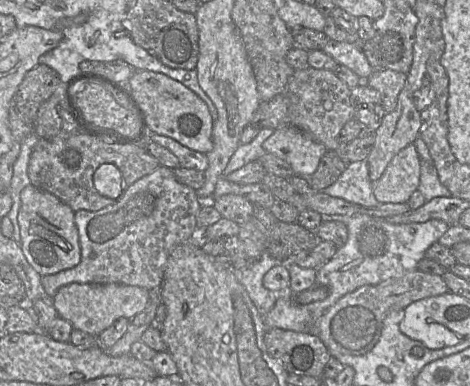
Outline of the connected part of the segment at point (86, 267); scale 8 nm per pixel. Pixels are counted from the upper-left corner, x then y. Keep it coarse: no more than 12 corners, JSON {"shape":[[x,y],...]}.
{"shape":[[160,165],[78,210],[81,261],[41,277],[160,287],[197,237],[195,190]]}

